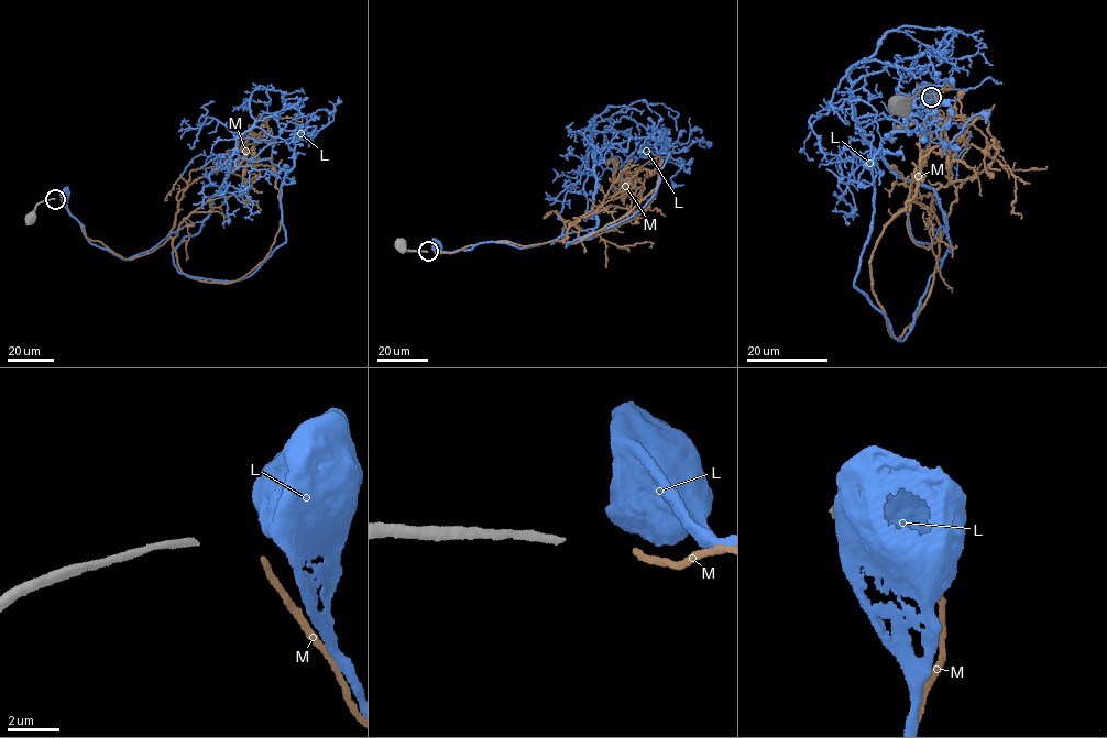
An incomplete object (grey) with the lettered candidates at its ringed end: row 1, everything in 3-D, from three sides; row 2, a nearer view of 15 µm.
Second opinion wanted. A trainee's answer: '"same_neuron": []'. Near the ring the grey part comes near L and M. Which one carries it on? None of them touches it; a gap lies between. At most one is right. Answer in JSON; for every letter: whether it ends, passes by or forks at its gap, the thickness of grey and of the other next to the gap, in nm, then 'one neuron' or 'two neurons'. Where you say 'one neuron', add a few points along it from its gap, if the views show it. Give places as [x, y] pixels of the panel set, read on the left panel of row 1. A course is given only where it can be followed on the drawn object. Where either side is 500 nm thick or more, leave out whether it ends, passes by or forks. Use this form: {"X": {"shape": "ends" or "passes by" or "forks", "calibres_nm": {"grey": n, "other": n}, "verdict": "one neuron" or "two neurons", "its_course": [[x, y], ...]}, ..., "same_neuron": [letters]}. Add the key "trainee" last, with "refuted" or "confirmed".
{"L": {"calibres_nm": {"grey": 280, "other": 950}, "verdict": "two neurons"}, "M": {"shape": "ends", "calibres_nm": {"grey": 280, "other": 240}, "verdict": "two neurons"}, "same_neuron": [], "trainee": "confirmed"}

